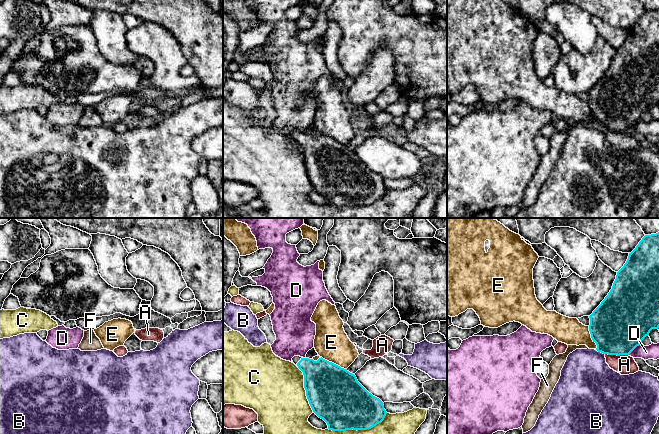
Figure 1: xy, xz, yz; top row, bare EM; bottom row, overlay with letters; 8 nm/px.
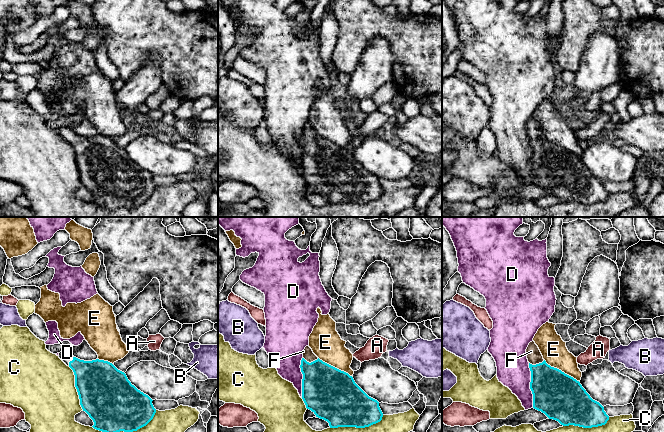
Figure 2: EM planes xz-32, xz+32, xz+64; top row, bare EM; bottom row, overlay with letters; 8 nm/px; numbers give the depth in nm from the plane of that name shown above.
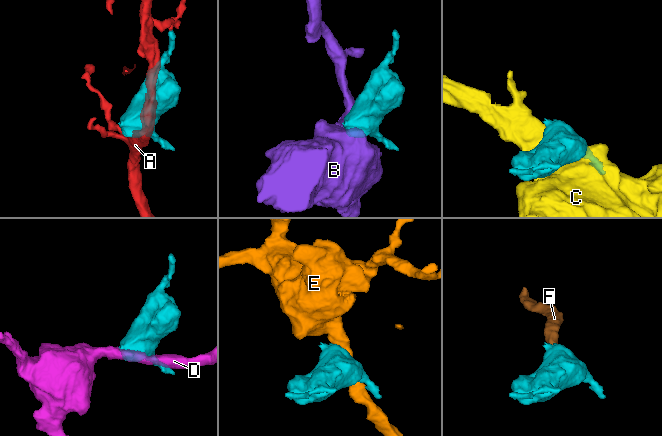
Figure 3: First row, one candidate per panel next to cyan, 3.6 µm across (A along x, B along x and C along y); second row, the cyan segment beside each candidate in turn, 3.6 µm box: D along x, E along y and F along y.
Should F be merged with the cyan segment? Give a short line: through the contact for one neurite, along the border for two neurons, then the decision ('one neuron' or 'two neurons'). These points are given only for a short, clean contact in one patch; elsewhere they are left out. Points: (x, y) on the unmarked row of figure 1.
line xz (329, 164), (317, 147), (317, 136), (315, 134); one neuron

